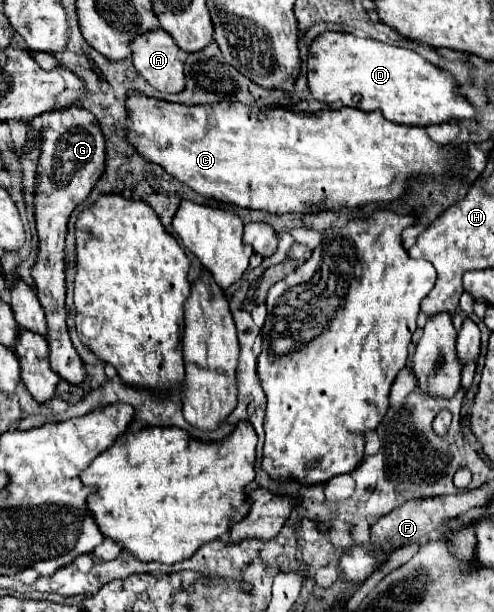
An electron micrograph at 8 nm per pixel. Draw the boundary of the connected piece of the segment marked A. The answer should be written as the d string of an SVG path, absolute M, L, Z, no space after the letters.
M152 31L132 41L132 61L136 71L162 93L182 93L186 89L186 53L164 31Z

